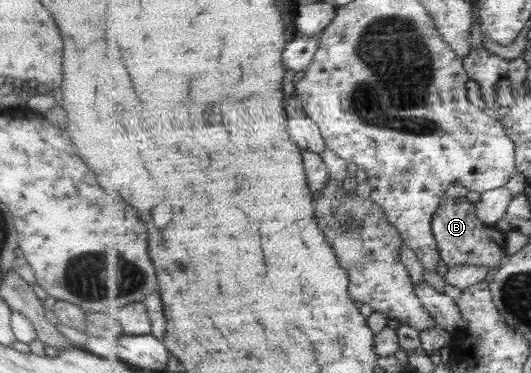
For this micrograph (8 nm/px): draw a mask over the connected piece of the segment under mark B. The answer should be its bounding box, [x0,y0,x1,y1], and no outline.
[433,197,507,269]

